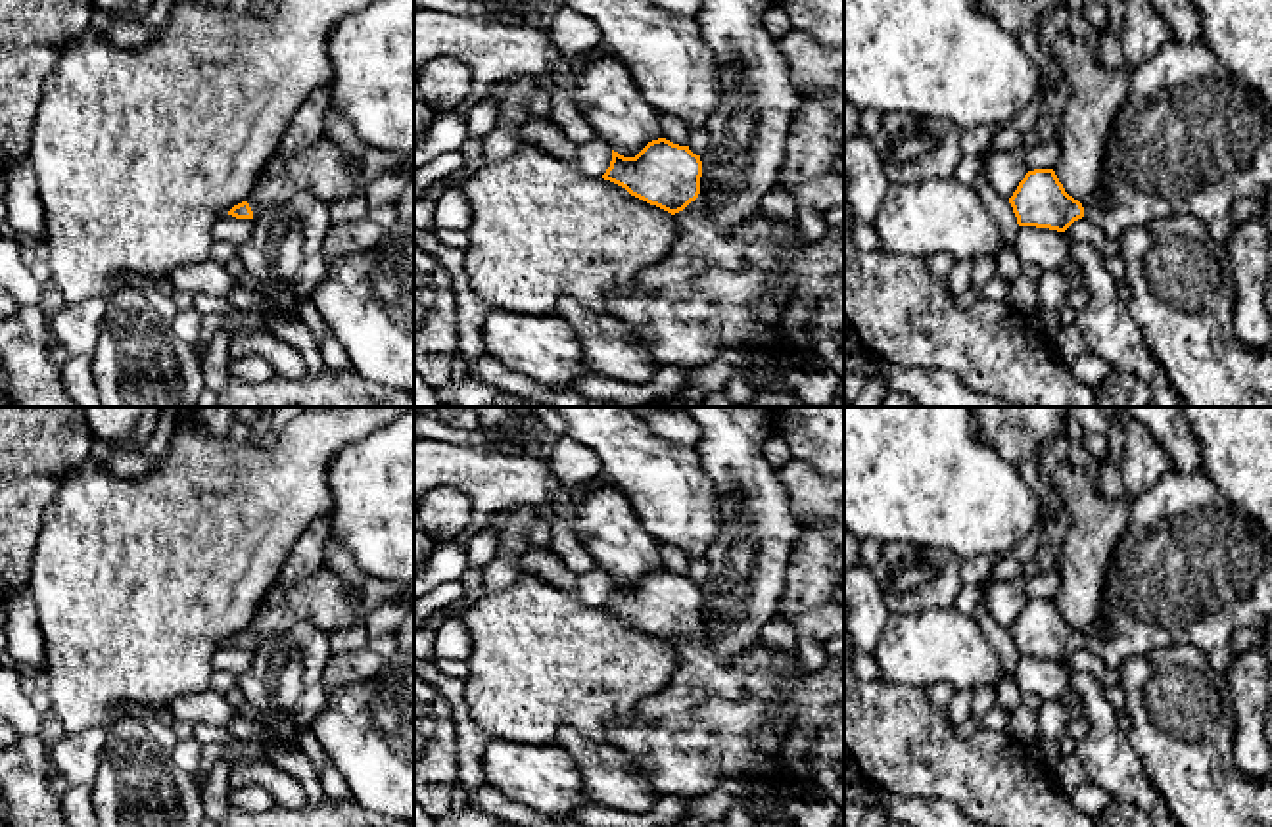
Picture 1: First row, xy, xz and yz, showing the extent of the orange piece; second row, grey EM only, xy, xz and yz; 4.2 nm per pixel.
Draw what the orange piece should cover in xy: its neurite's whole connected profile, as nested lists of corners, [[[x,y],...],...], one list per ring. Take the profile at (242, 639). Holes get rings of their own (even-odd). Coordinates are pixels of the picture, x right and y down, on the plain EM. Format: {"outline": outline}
{"outline": [[[322,566],[301,583],[274,583],[249,627],[234,635],[228,645],[255,649],[263,639],[299,622],[309,622],[330,635],[336,629],[365,624],[376,601],[409,601],[414,608],[414,585],[368,579],[363,589],[355,591]]]}

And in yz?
{"outline": [[[1201,472],[1165,474],[1132,497],[1128,526],[1119,537],[1105,583],[1105,635],[1069,626],[1053,599],[1025,604],[1009,627],[1019,656],[1065,662],[1086,647],[1109,668],[1151,658],[1157,649],[1193,645],[1226,673],[1237,629],[1272,635],[1272,539],[1245,510],[1232,507]]]}

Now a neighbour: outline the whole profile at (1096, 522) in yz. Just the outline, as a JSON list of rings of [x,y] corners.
[[[1065,434],[1051,437],[1036,457],[1053,487],[1055,505],[1069,516],[1053,601],[1069,626],[1105,635],[1109,562],[1128,526],[1132,497],[1109,499],[1099,485],[1099,459]]]

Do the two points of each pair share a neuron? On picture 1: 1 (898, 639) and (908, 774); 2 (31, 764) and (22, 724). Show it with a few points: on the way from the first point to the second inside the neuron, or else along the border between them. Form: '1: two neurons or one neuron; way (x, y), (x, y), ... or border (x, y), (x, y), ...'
1: two neurons; border (881, 678), (893, 684), (916, 684), (923, 689)
2: two neurons; border (39, 733), (20, 737)

